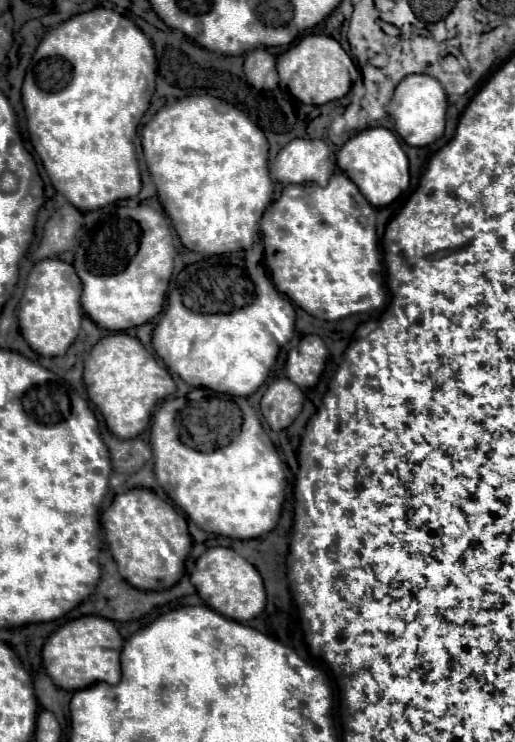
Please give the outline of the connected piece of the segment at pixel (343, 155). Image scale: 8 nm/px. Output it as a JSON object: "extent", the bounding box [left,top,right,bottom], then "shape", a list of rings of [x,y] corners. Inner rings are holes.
{"extent":[336,128,410,208],"shape":[[[368,128],[358,132],[354,138],[350,138],[336,156],[340,170],[356,182],[358,190],[368,198],[368,202],[376,208],[392,204],[402,192],[408,190],[410,184],[410,172],[408,172],[408,158],[404,150],[400,148],[396,136],[386,128]]]}

